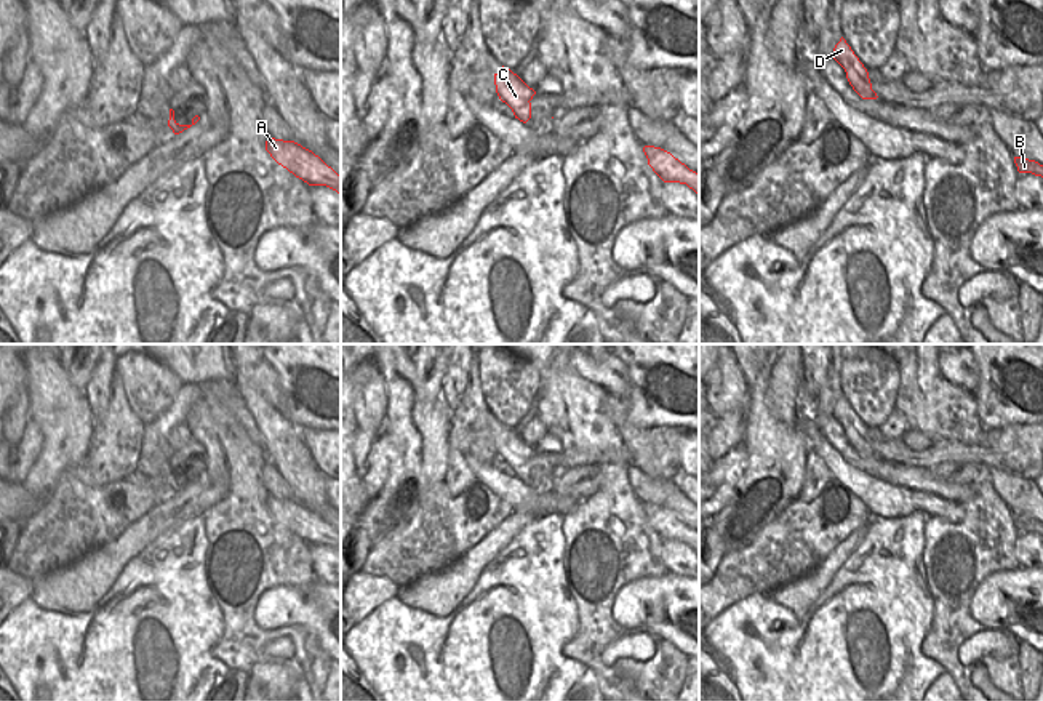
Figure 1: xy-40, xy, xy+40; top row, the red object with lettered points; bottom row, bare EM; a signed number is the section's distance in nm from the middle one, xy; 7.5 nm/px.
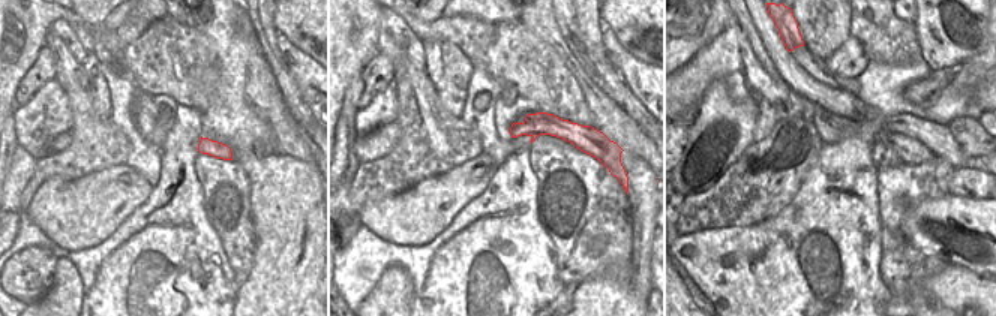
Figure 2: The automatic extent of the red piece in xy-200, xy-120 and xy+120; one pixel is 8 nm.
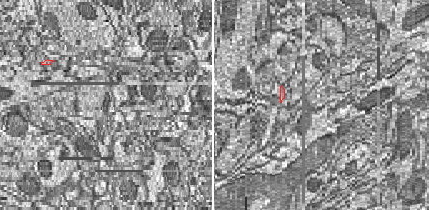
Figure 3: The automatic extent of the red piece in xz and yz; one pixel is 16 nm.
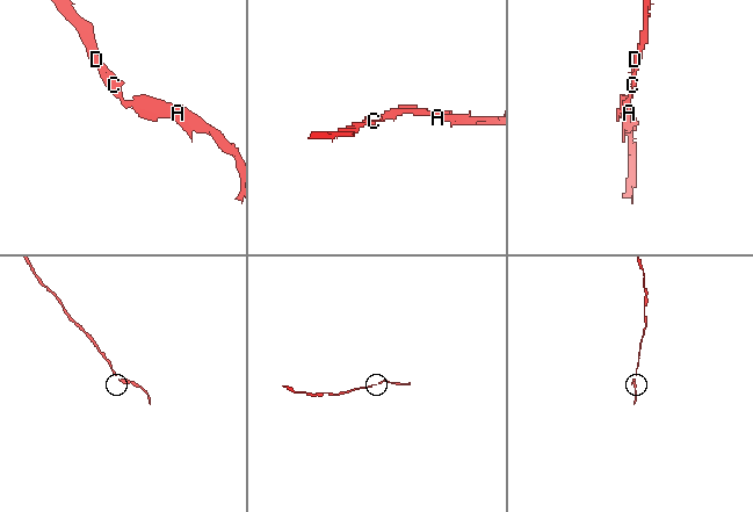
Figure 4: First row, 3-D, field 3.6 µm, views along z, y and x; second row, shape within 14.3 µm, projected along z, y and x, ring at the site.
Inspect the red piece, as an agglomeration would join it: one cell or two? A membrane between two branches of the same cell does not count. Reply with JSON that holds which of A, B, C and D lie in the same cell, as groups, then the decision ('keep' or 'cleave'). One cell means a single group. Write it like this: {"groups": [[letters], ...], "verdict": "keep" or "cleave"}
{"groups": [["A", "B", "C", "D"]], "verdict": "keep"}

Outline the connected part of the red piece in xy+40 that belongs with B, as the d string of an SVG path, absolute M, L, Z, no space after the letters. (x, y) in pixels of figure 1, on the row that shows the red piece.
M1014 157L1014 163L1019 173L1032 173L1043 178L1043 165L1040 165L1038 162L1024 157Z

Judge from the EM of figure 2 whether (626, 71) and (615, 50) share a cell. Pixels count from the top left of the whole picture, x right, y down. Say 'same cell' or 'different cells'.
same cell

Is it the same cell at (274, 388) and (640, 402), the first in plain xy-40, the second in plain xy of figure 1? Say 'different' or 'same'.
different

